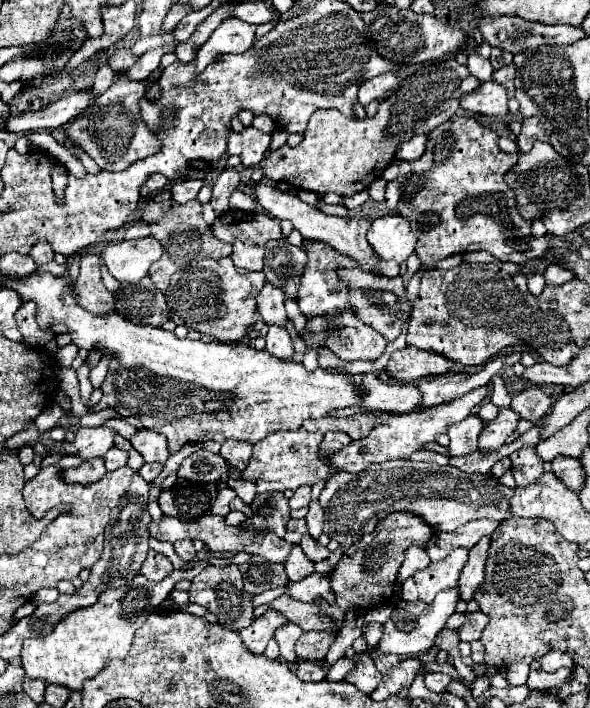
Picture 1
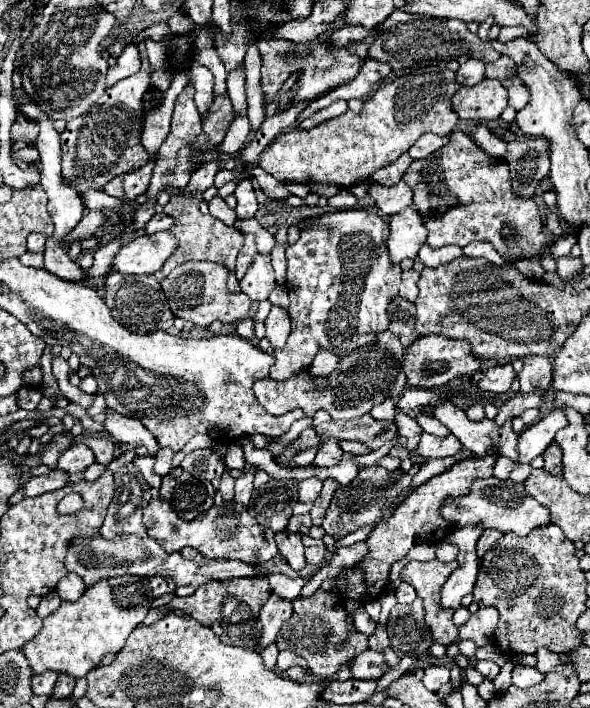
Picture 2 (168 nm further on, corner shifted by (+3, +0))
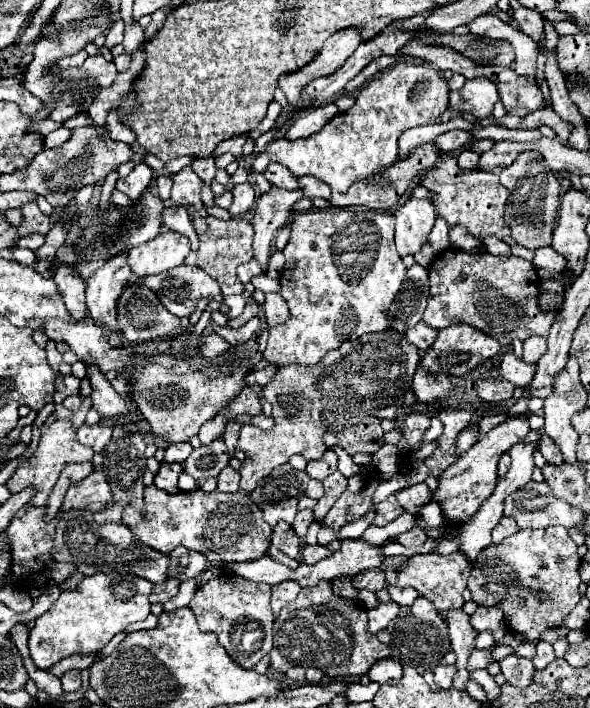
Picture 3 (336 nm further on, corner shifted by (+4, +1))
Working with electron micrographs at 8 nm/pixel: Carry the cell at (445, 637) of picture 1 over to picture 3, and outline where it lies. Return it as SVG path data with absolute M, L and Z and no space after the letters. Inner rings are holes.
M454 552L450 556L440 554L426 554L426 556L412 556L404 564L384 566L384 578L390 586L412 586L420 596L428 598L440 612L448 612L450 608L462 608L464 598L462 592L466 590L466 580L470 576L470 562L462 552Z

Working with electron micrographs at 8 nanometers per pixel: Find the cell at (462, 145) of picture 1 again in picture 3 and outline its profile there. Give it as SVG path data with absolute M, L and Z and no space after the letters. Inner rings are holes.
M454 156L444 158L436 168L428 170L422 178L422 186L436 194L434 206L438 216L446 218L450 226L462 224L474 238L498 236L504 238L510 234L510 228L504 224L504 206L508 190L500 184L498 174L480 172L480 170L460 170Z

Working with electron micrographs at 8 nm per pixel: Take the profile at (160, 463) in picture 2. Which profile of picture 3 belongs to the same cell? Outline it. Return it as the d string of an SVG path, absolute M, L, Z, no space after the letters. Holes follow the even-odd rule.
M190 442L170 444L170 446L166 448L166 456L164 456L164 460L166 460L166 462L178 462L178 464L184 464L184 458L188 458L190 452L192 452Z

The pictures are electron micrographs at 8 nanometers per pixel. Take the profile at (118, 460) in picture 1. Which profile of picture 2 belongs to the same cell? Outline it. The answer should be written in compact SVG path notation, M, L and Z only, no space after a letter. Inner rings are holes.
M79 435L74 438L76 443L89 445L95 453L95 459L103 465L109 465L113 461L113 453L115 453L115 443L109 437L83 437Z

